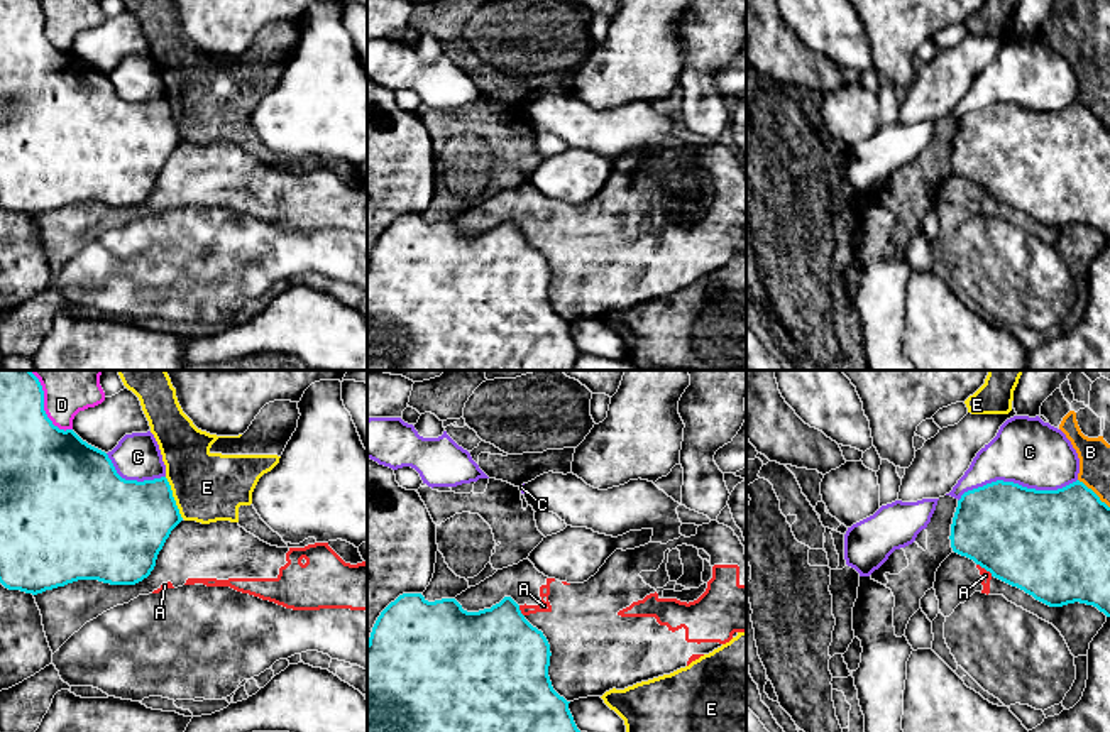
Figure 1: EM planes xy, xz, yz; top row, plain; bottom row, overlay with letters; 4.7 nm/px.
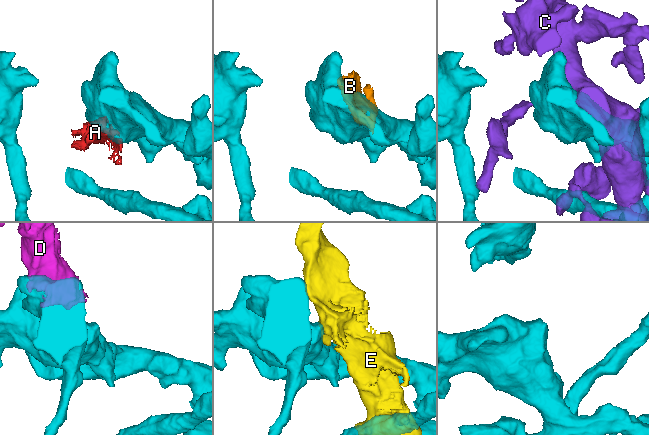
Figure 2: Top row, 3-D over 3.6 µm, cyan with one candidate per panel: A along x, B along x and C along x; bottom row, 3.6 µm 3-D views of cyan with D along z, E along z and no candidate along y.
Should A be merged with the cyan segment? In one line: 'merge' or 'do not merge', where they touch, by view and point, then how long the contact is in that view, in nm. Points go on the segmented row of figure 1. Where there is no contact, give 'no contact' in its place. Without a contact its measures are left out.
do not merge; contact yz (985, 568); length 100 nm

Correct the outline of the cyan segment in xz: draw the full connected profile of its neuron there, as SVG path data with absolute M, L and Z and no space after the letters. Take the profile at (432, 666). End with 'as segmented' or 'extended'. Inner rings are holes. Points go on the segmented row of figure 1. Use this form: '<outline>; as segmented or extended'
M403 593L381 612L367 642L367 732L580 732L569 710L570 702L552 686L550 656L547 637L525 619L511 597L491 609L467 612L455 598L428 602L421 593Z; as segmented

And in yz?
M1003 480L968 490L949 539L954 553L1049 607L1080 602L1110 617L1110 507L1080 480L1058 490Z; as segmented

